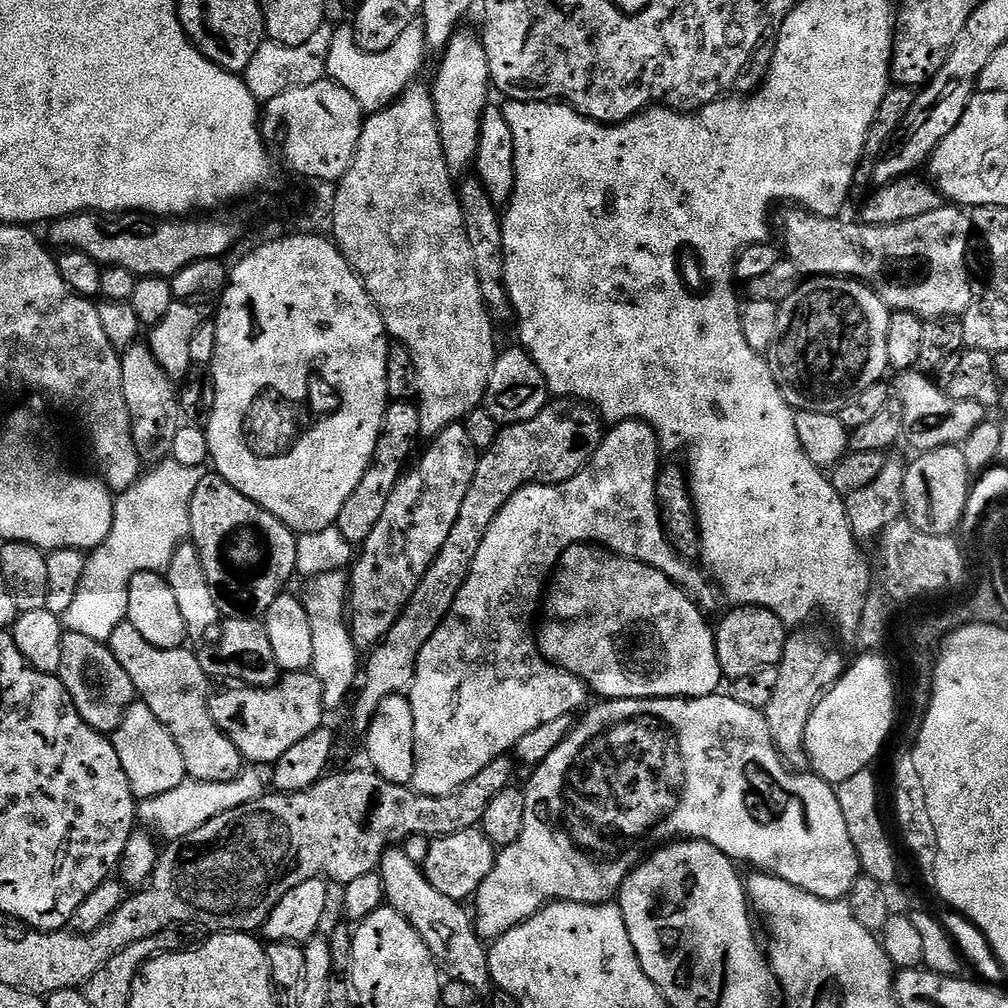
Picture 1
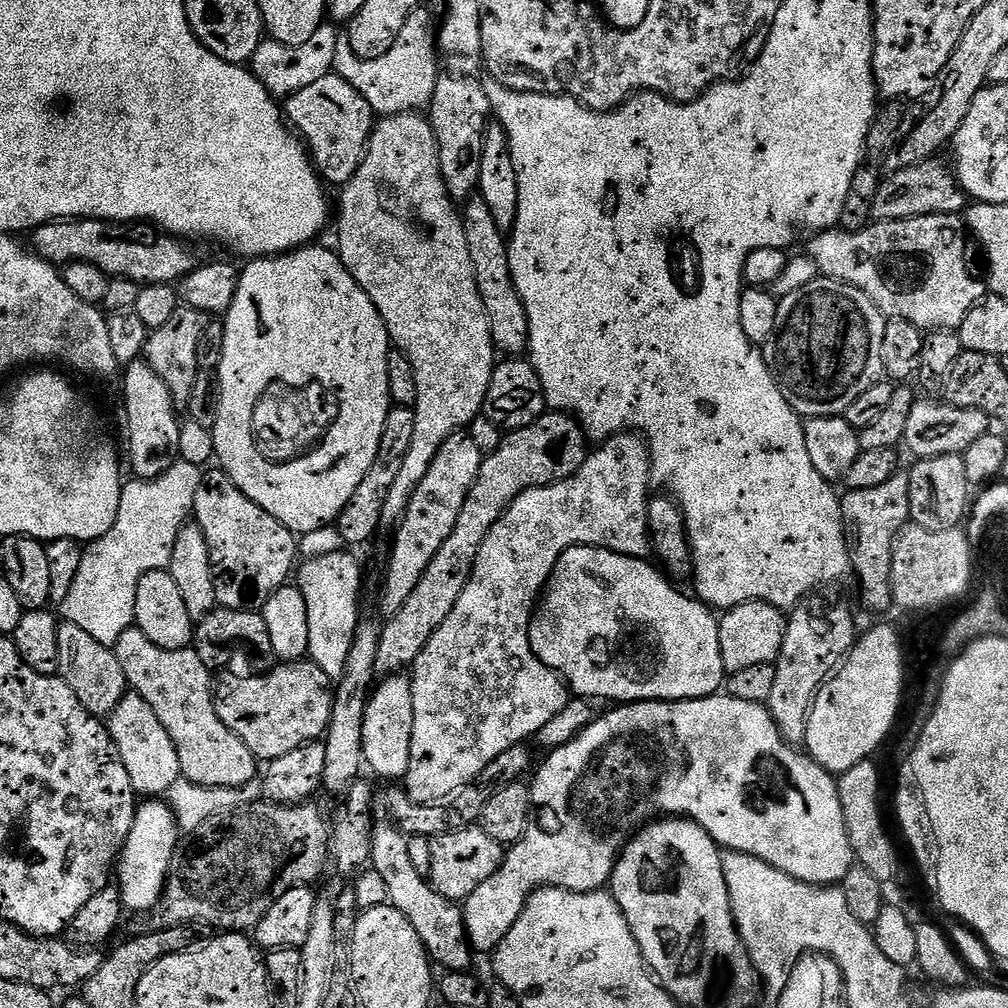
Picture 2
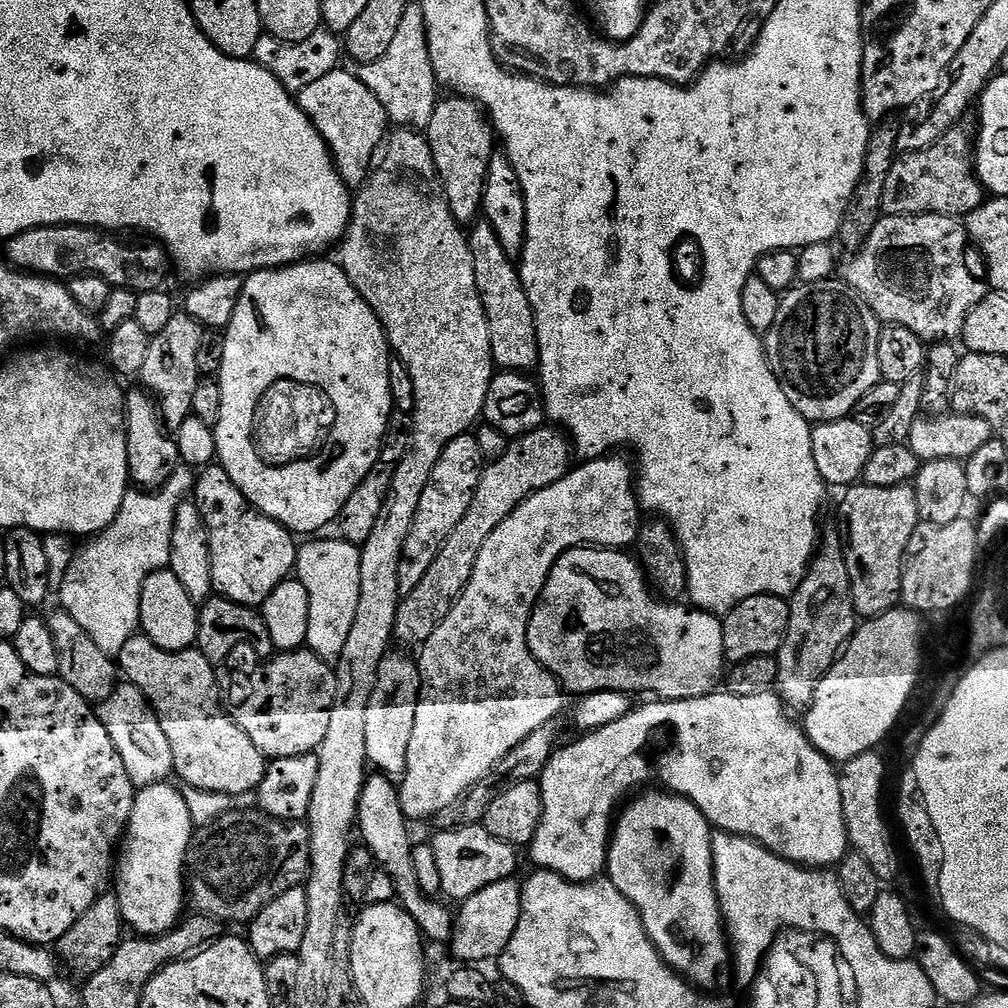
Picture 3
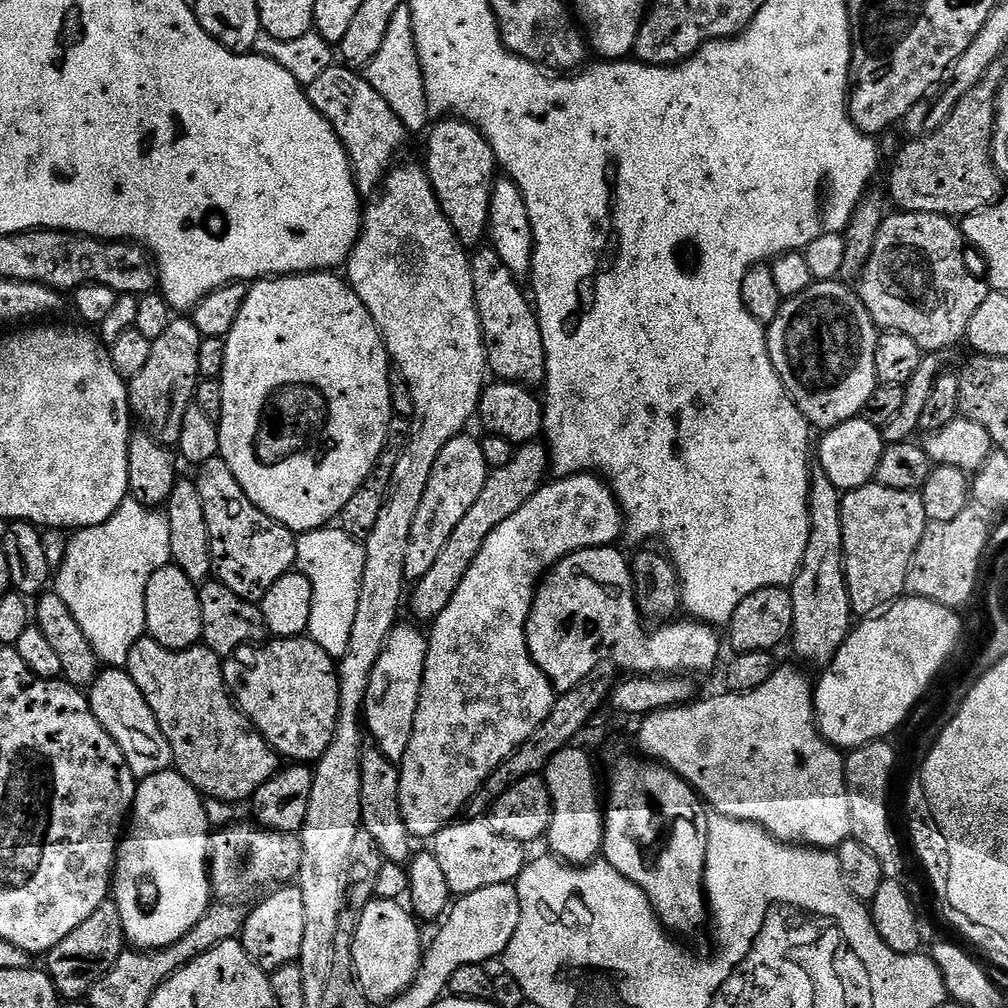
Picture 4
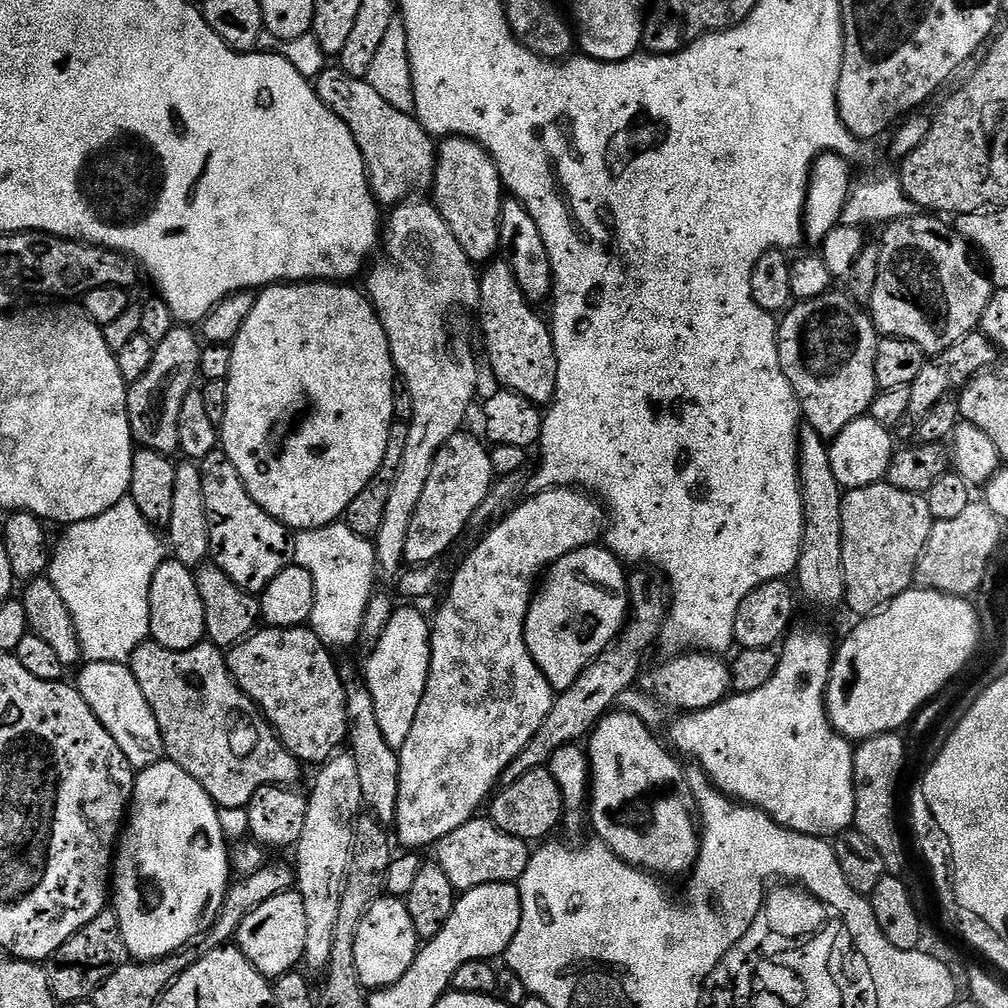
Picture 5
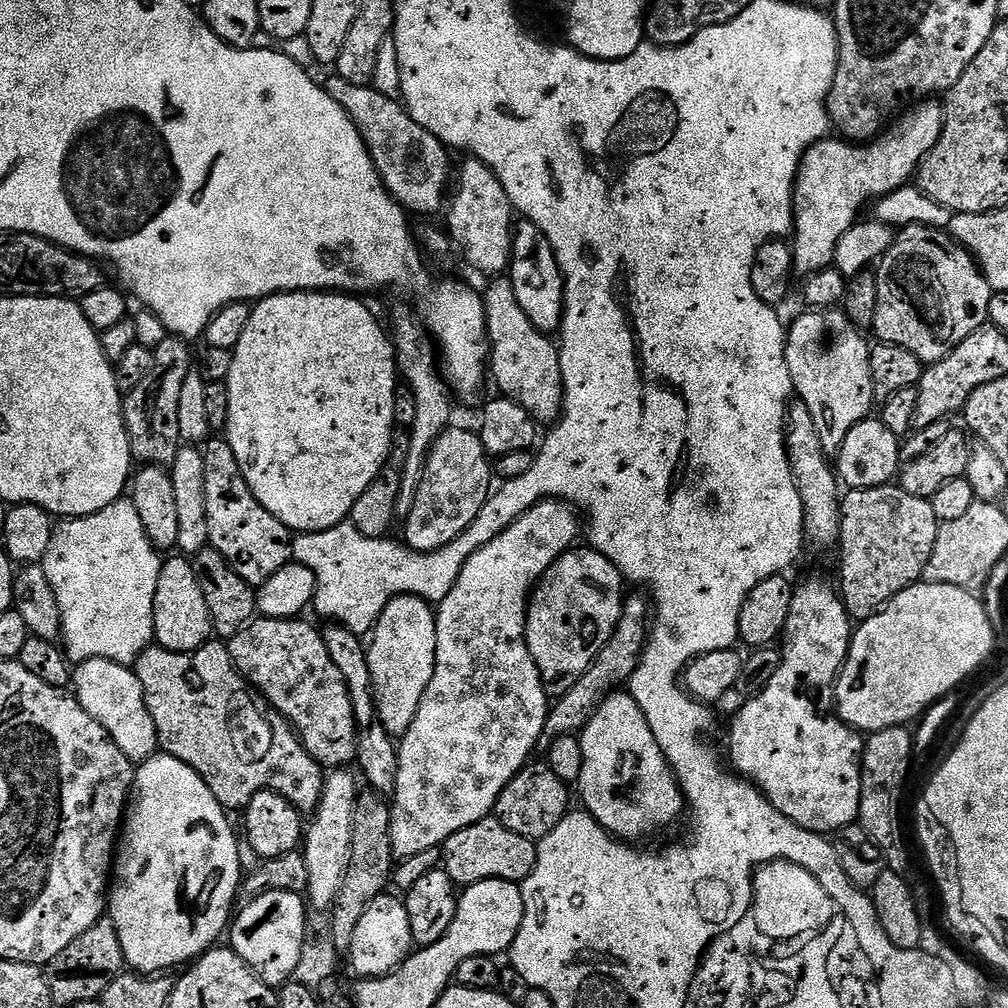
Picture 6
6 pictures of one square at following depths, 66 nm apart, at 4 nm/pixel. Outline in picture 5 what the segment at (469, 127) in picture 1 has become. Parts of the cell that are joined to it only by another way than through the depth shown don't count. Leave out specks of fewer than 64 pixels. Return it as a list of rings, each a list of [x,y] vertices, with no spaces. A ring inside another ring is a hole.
[[[449,136],[439,141],[436,177],[430,196],[454,238],[458,238],[458,246],[466,250],[472,261],[488,262],[500,252],[500,214],[506,189],[500,183],[498,166],[492,161],[492,155],[481,144],[464,136]]]

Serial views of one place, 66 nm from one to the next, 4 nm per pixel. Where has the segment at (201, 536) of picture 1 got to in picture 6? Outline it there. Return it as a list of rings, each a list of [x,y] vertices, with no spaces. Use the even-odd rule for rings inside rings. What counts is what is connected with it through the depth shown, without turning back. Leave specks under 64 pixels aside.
[[[209,438],[204,441],[202,451],[204,453],[204,461],[206,462],[206,522],[208,523],[208,543],[211,547],[218,550],[218,554],[222,554],[222,558],[226,558],[226,562],[230,562],[232,569],[248,584],[253,586],[262,585],[266,582],[266,578],[270,578],[270,574],[282,570],[282,566],[286,566],[292,560],[293,533],[282,522],[278,522],[278,518],[274,518],[274,514],[270,514],[270,510],[266,510],[262,506],[262,502],[258,502],[258,498],[254,498],[250,486],[246,486],[246,478],[242,478],[242,470],[238,466],[238,458],[234,458],[234,450],[230,450],[227,439]]]

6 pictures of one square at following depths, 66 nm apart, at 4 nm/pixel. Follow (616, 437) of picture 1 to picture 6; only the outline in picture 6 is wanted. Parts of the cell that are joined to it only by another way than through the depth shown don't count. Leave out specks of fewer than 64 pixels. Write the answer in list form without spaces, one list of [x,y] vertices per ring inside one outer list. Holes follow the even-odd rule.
[[[544,498],[533,508],[528,508],[526,514],[522,514],[494,542],[486,542],[482,550],[478,550],[462,566],[462,574],[458,574],[458,582],[454,582],[454,590],[446,594],[446,598],[435,609],[436,613],[436,665],[434,666],[434,678],[430,678],[430,686],[426,686],[426,694],[422,694],[422,702],[418,706],[418,714],[414,714],[414,722],[410,722],[410,730],[399,737],[398,751],[398,782],[395,792],[390,796],[392,809],[392,821],[390,822],[390,842],[392,843],[393,857],[405,860],[414,854],[422,854],[422,850],[440,848],[451,836],[458,834],[458,830],[466,830],[466,826],[474,826],[474,822],[489,819],[493,815],[498,798],[502,790],[513,780],[529,763],[532,751],[537,751],[540,743],[540,735],[544,733],[550,697],[544,690],[544,683],[538,674],[538,666],[531,657],[528,643],[524,637],[524,628],[528,625],[528,601],[533,588],[540,582],[551,564],[558,559],[563,552],[569,551],[577,543],[576,535],[582,532],[582,520],[577,509],[560,498]]]

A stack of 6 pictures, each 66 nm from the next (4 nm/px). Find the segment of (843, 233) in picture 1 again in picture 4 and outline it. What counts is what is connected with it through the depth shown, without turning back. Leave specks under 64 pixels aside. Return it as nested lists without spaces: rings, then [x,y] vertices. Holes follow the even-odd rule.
[[[897,211],[895,215],[885,215],[878,230],[874,254],[870,254],[870,262],[866,262],[864,273],[858,277],[859,298],[877,329],[901,332],[914,338],[914,342],[918,342],[926,354],[943,353],[943,348],[952,348],[959,340],[961,343],[967,337],[970,318],[974,318],[978,306],[986,302],[989,285],[968,269],[964,261],[964,233],[955,219],[925,212]]]

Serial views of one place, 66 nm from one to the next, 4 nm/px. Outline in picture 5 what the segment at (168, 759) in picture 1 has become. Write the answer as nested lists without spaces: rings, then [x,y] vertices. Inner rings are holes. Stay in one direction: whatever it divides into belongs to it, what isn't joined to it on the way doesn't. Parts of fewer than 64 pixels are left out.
[[[88,662],[80,670],[80,677],[74,680],[75,687],[80,689],[82,698],[86,698],[86,706],[90,706],[98,722],[106,726],[110,738],[118,742],[118,750],[126,754],[133,769],[149,768],[165,759],[158,718],[154,718],[154,710],[150,710],[150,702],[146,702],[146,694],[142,694],[142,686],[138,686],[131,667],[127,663]]]

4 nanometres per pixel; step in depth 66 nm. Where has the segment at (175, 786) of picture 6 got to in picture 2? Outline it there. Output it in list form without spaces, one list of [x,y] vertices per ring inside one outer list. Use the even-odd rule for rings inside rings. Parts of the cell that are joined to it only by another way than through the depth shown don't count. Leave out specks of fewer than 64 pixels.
[[[148,798],[137,807],[134,826],[130,826],[130,834],[114,868],[114,880],[129,913],[151,913],[159,905],[160,897],[164,895],[164,883],[173,867],[172,855],[181,836],[176,816],[163,799]]]

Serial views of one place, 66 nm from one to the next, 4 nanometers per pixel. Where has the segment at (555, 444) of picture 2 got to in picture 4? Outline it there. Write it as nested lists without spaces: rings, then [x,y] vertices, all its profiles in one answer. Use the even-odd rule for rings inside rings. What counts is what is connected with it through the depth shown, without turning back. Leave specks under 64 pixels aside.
[[[540,442],[519,445],[513,451],[510,462],[506,462],[506,466],[498,466],[489,471],[486,486],[482,486],[482,494],[478,494],[473,508],[462,517],[462,523],[455,528],[454,534],[450,534],[446,546],[438,553],[438,559],[434,561],[433,568],[421,580],[415,581],[413,588],[416,589],[413,592],[411,589],[412,612],[418,619],[428,620],[427,622],[435,621],[436,616],[442,614],[442,610],[446,610],[446,606],[450,606],[450,598],[454,598],[454,590],[458,590],[458,586],[462,586],[462,578],[466,578],[466,570],[470,570],[474,558],[478,558],[478,550],[482,550],[486,538],[490,538],[490,534],[494,534],[494,530],[498,530],[498,526],[502,526],[502,522],[506,522],[506,518],[510,518],[510,514],[518,514],[518,510],[522,510],[522,506],[526,506],[526,502],[530,502],[530,498],[534,498],[537,490],[544,487],[549,476],[550,452]]]

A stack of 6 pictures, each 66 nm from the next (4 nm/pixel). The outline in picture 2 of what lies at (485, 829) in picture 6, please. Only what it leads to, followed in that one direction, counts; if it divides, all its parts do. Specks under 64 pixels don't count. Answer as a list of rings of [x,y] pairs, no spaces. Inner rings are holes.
[[[479,826],[463,828],[445,836],[437,836],[432,840],[432,853],[430,854],[430,883],[438,894],[447,900],[463,902],[467,900],[490,874],[500,869],[504,862],[505,845],[494,842],[490,834],[483,832]]]

